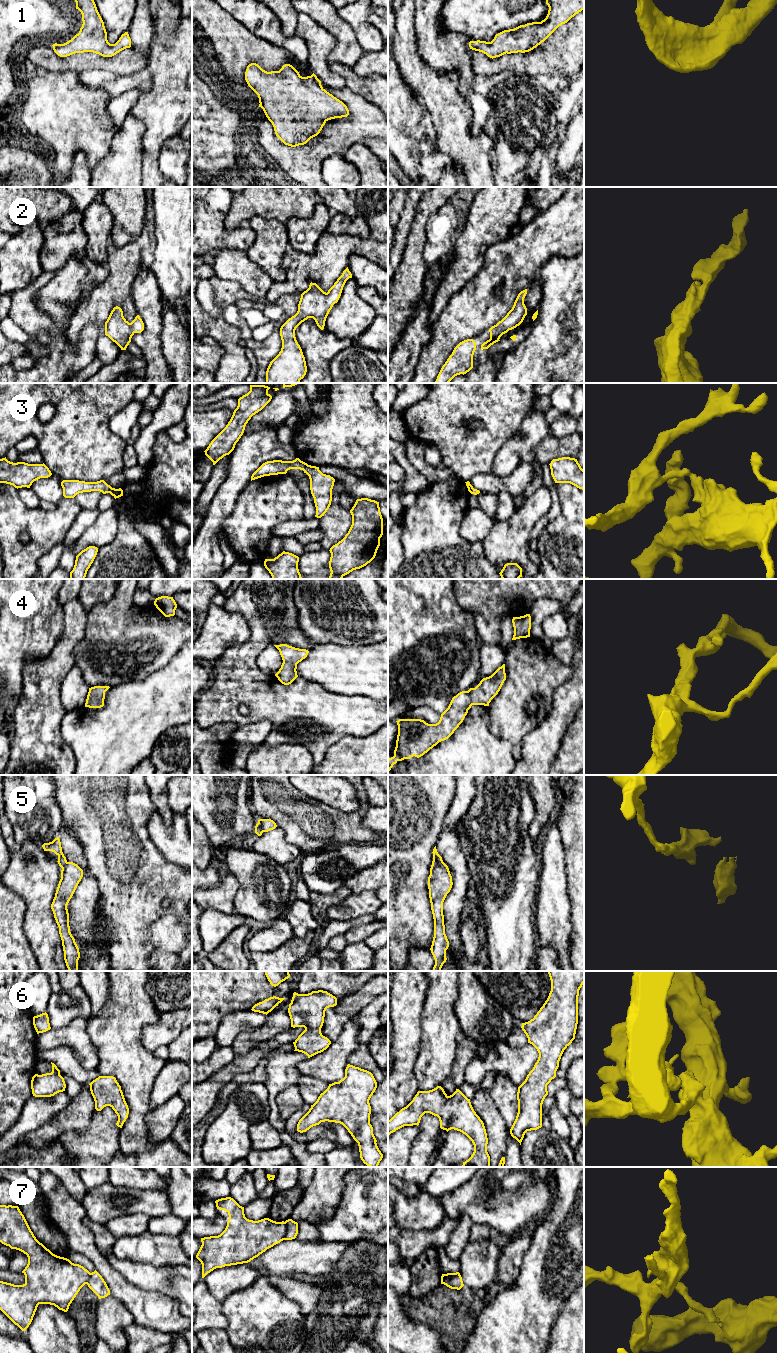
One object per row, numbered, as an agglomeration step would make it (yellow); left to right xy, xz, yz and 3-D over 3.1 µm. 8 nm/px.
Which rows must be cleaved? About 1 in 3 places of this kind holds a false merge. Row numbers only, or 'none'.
3, 5, 7

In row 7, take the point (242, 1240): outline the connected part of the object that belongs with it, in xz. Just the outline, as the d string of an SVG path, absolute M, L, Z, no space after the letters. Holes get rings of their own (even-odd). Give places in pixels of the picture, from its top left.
M231 1197L218 1199L215 1203L217 1209L228 1213L229 1219L225 1230L220 1235L201 1238L202 1245L196 1258L202 1264L202 1278L216 1268L248 1263L284 1240L287 1231L284 1221L276 1222L269 1218L258 1221L249 1220L245 1217L244 1207Z

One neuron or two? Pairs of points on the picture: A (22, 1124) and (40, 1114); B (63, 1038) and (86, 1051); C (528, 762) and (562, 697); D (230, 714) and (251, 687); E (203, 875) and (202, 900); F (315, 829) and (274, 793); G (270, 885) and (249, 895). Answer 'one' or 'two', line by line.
A: one
B: one
C: one
D: one
E: two
F: one
G: one

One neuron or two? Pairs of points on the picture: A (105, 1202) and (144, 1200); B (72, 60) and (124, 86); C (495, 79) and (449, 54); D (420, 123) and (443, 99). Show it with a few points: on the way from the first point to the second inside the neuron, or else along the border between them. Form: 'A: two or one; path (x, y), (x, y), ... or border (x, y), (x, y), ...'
A: one; path (115, 1201), (134, 1201)
B: two; border (79, 72), (91, 69), (105, 69), (114, 74)
C: two; border (474, 75), (473, 90), (486, 96)
D: two; border (414, 96), (428, 113), (435, 137)

